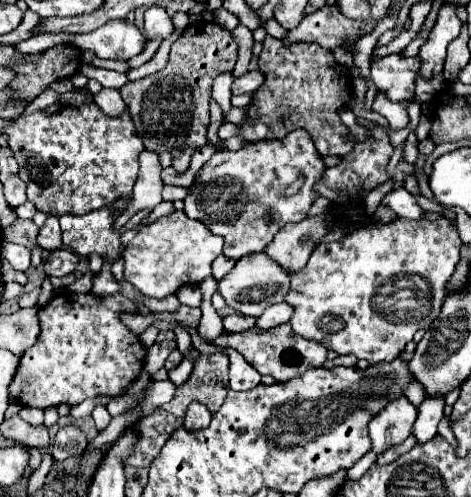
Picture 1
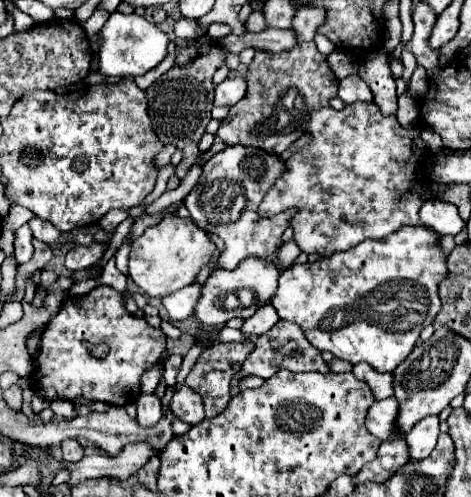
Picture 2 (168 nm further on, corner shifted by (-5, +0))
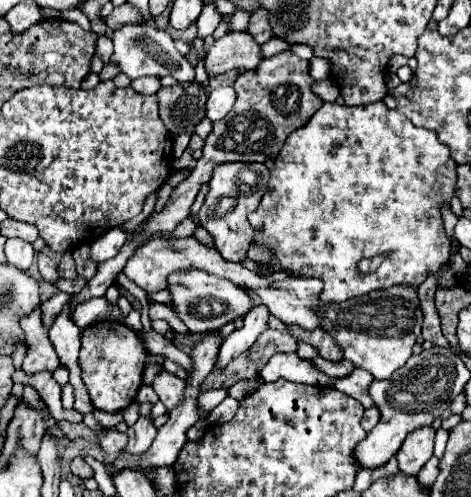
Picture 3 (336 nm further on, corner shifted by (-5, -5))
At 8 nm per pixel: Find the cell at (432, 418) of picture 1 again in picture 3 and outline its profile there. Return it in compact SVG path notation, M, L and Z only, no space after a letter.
M422 426L416 428L404 440L402 448L398 450L398 468L404 476L416 476L420 468L434 456L434 428Z

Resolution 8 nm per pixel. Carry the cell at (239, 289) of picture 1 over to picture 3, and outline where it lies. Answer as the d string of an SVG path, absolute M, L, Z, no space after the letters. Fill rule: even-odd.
M192 270L192 272L184 272L184 274L172 274L172 278L168 280L168 290L172 292L172 306L174 306L176 314L180 316L180 320L188 326L188 330L192 334L208 334L212 330L222 328L228 322L244 318L248 314L248 310L252 310L252 296L244 288L232 284L230 280L206 274L202 270ZM208 298L224 302L228 306L228 310L222 316L210 316L210 308L206 304Z

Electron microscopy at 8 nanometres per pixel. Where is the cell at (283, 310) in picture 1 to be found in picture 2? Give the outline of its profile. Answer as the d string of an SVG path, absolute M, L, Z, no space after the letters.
M268 303L268 305L262 305L250 319L246 319L240 331L244 333L244 337L262 335L262 333L266 333L268 329L272 329L278 321L280 321L280 317L278 317L276 309Z

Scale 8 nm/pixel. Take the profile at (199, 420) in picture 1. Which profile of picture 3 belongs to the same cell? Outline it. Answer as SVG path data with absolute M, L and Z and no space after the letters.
M162 372L162 374L154 380L154 386L152 386L152 388L158 392L158 396L160 396L160 400L162 400L162 404L166 406L168 412L174 410L176 406L180 406L180 404L184 402L186 382L180 380L178 376L172 376L172 374Z

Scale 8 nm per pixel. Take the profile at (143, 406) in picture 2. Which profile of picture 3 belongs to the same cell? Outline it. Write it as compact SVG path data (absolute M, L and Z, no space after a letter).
M140 416L138 422L134 426L130 426L128 432L126 432L128 438L130 438L126 450L130 454L140 454L140 452L148 450L148 446L152 444L152 440L156 436L156 430L158 428L154 426L154 420L150 416Z

